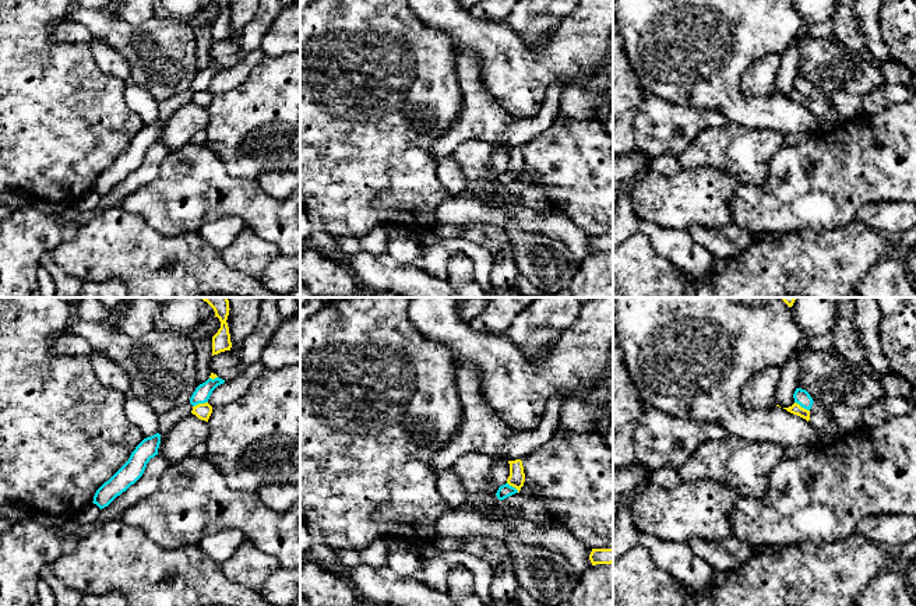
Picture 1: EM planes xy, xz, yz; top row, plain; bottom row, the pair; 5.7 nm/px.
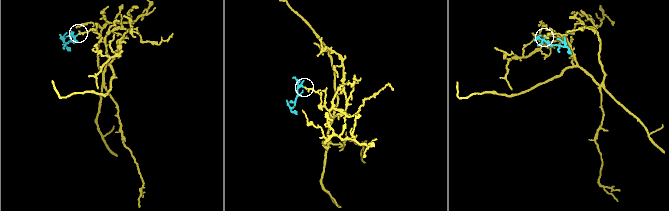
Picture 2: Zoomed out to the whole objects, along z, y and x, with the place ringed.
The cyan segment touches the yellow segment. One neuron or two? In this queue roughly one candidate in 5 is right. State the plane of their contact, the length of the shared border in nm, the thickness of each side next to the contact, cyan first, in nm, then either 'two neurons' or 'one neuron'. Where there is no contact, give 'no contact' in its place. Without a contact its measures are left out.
meets cyan in xy; contact 90 nm long; 90 nm thick on the cyan side, 100 nm on the other; two neurons

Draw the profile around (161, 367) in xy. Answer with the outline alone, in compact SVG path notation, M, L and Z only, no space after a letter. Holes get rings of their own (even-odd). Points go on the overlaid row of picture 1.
M109 318L101 321L73 320L71 331L82 337L92 352L117 363L126 373L131 392L149 404L158 415L189 402L198 387L197 353L194 342L187 335L152 330L142 337L128 337L119 332Z

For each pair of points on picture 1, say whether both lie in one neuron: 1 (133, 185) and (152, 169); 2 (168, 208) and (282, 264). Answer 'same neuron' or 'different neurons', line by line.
1: same neuron
2: different neurons

